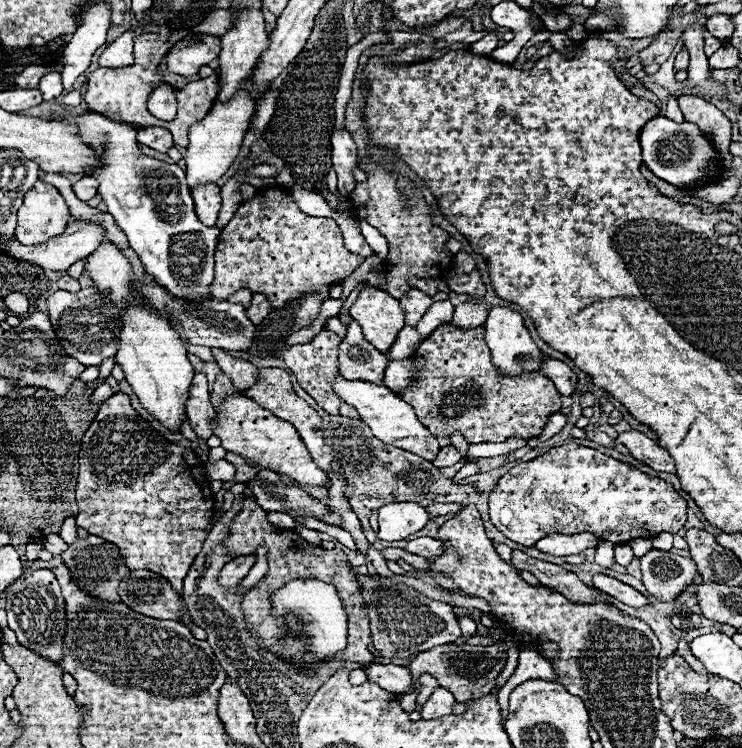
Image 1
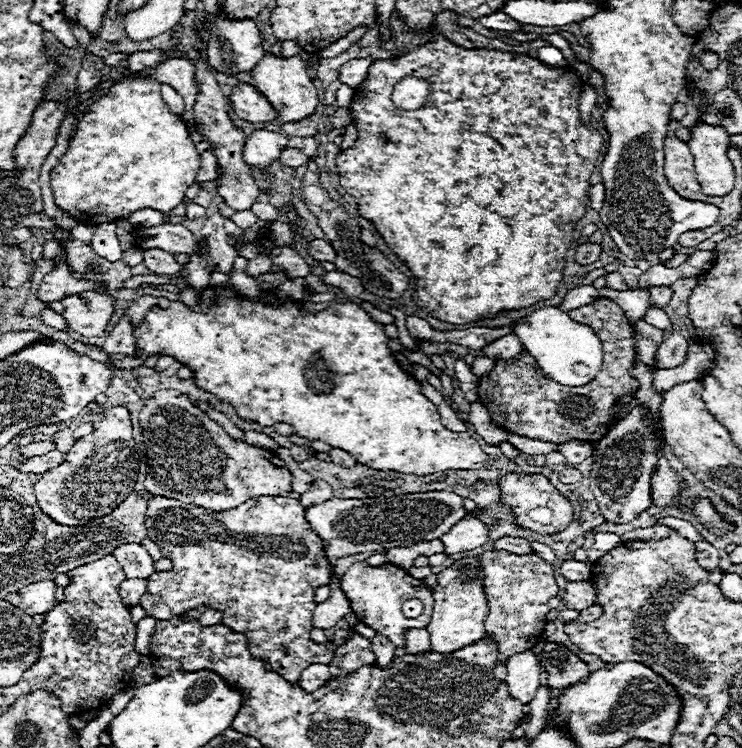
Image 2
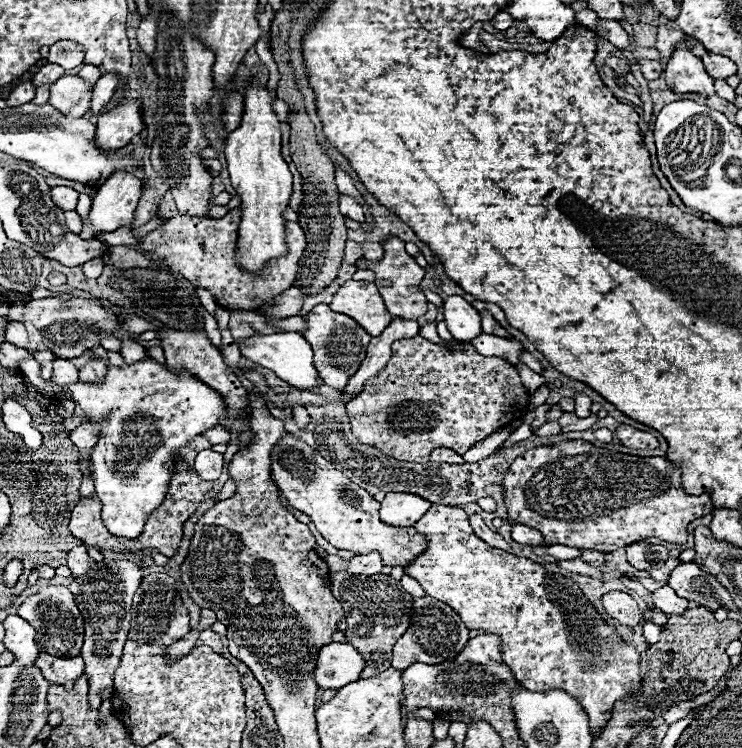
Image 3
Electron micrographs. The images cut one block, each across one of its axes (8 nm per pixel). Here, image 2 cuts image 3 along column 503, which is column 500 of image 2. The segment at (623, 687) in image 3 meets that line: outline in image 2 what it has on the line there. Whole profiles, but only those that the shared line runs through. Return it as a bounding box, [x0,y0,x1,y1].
[480,550,558,658]

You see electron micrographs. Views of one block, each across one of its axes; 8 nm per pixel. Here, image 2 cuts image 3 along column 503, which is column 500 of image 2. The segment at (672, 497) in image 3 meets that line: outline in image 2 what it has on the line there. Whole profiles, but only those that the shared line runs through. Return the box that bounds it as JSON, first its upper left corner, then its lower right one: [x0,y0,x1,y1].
[500,474,572,534]

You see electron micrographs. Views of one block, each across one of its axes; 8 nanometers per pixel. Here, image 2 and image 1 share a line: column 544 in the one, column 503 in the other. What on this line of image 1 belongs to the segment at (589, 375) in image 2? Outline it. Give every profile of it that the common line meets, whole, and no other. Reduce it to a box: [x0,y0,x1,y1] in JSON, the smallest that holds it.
[486,306,546,374]

